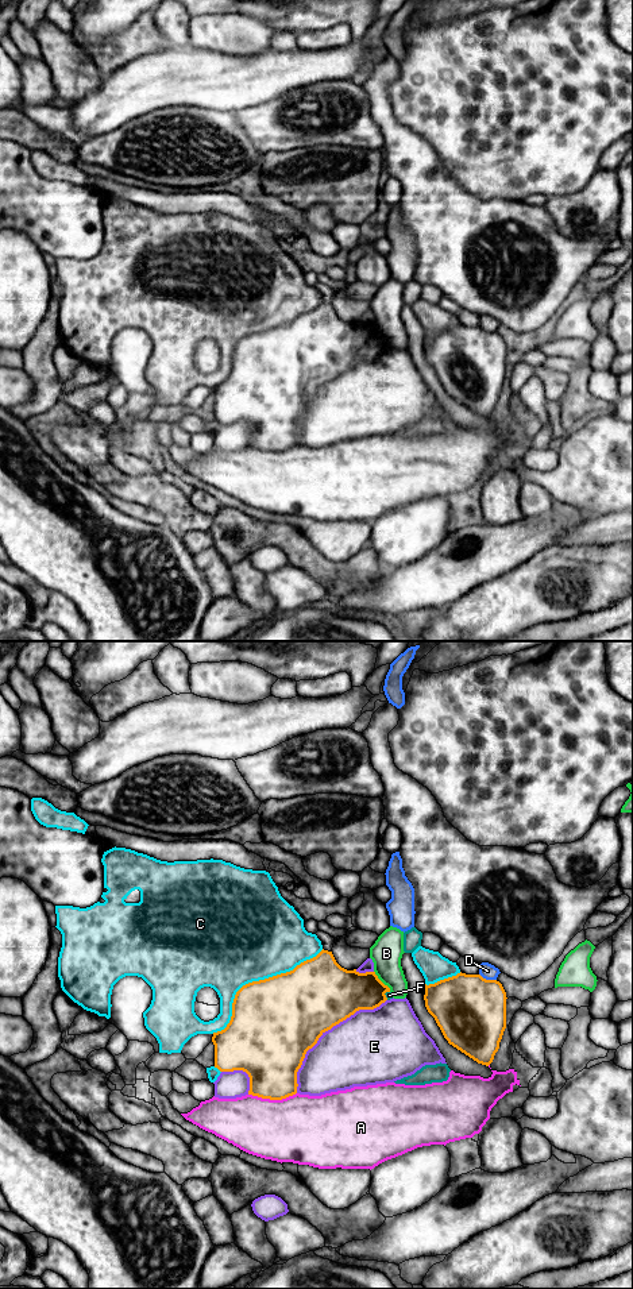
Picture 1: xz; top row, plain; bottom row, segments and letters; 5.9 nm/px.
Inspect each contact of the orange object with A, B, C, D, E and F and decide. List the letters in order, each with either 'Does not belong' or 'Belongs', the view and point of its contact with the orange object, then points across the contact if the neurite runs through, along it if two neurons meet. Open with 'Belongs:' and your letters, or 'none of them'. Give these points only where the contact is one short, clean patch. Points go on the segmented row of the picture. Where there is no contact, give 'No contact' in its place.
Belongs: none of them
A: Does not belong. Touches orange at xz (271, 1099)
B: Does not belong. Touches orange at xz (381, 981). Boundary: xz (374, 971), (390, 991)
C: Does not belong. Touches orange at xz (255, 981)
D: Does not belong. Touches orange at xz (487, 980)
E: Does not belong. Touches orange at xz (325, 1030)
F: Does not belong. Touches orange at xz (385, 995)

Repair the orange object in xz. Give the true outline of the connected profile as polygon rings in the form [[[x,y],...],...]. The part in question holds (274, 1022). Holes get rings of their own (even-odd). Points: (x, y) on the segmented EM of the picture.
[[[321,950],[316,957],[297,965],[293,970],[243,985],[235,995],[232,1016],[227,1027],[213,1033],[215,1068],[220,1072],[243,1070],[250,1077],[248,1095],[282,1100],[297,1093],[297,1072],[305,1054],[319,1038],[333,1026],[359,1010],[374,1010],[387,1000],[385,985],[375,972],[359,973],[341,968],[332,952]]]

